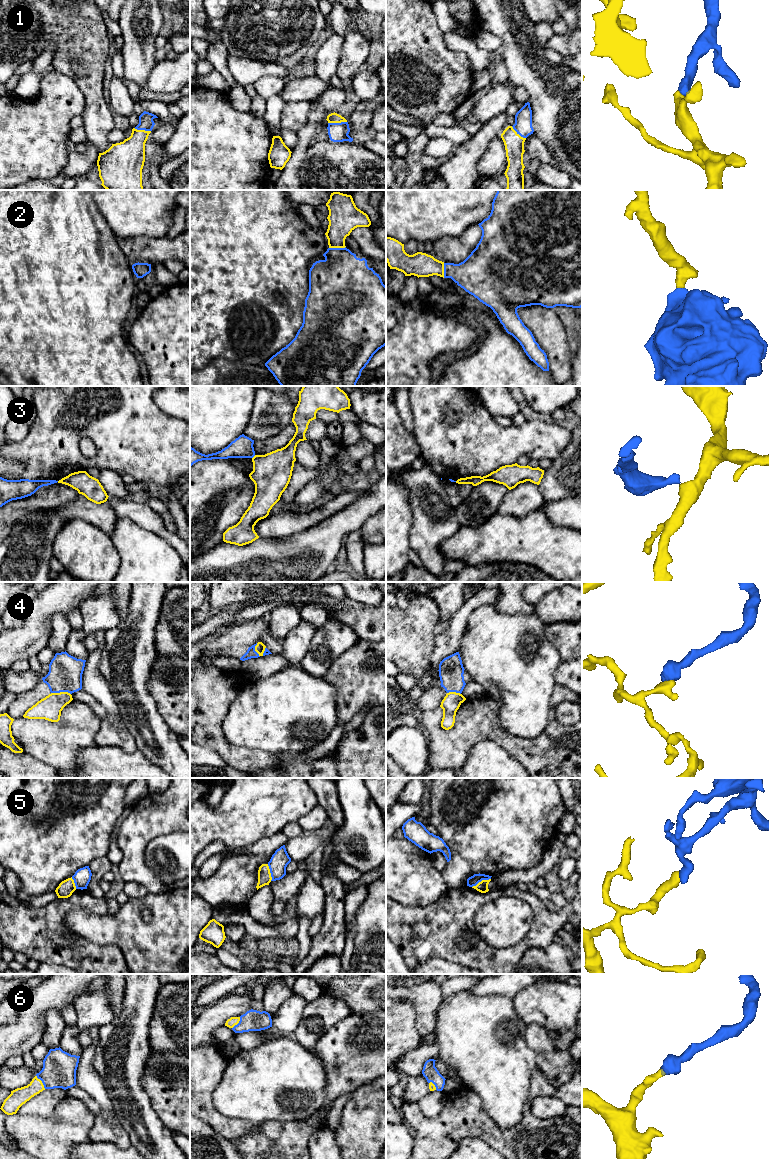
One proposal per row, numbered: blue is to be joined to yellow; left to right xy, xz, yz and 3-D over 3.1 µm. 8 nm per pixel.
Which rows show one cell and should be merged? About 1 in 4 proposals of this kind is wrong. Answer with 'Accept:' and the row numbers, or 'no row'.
Accept: 1, 2, 6

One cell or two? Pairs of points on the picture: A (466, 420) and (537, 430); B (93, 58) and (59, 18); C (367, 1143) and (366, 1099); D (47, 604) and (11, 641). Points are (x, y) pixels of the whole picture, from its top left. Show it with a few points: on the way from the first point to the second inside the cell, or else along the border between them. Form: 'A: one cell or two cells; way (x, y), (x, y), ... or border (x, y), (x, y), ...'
A: one cell; way (484, 435), (519, 435)
B: one cell; way (83, 48), (80, 39), (69, 28)
C: one cell; way (367, 1132), (368, 1110)
D: one cell; way (37, 615), (37, 622), (22, 637)

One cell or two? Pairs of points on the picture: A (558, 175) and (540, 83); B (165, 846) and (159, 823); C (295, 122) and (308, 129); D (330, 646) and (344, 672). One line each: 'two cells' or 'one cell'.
A: two cells
B: two cells
C: two cells
D: two cells

